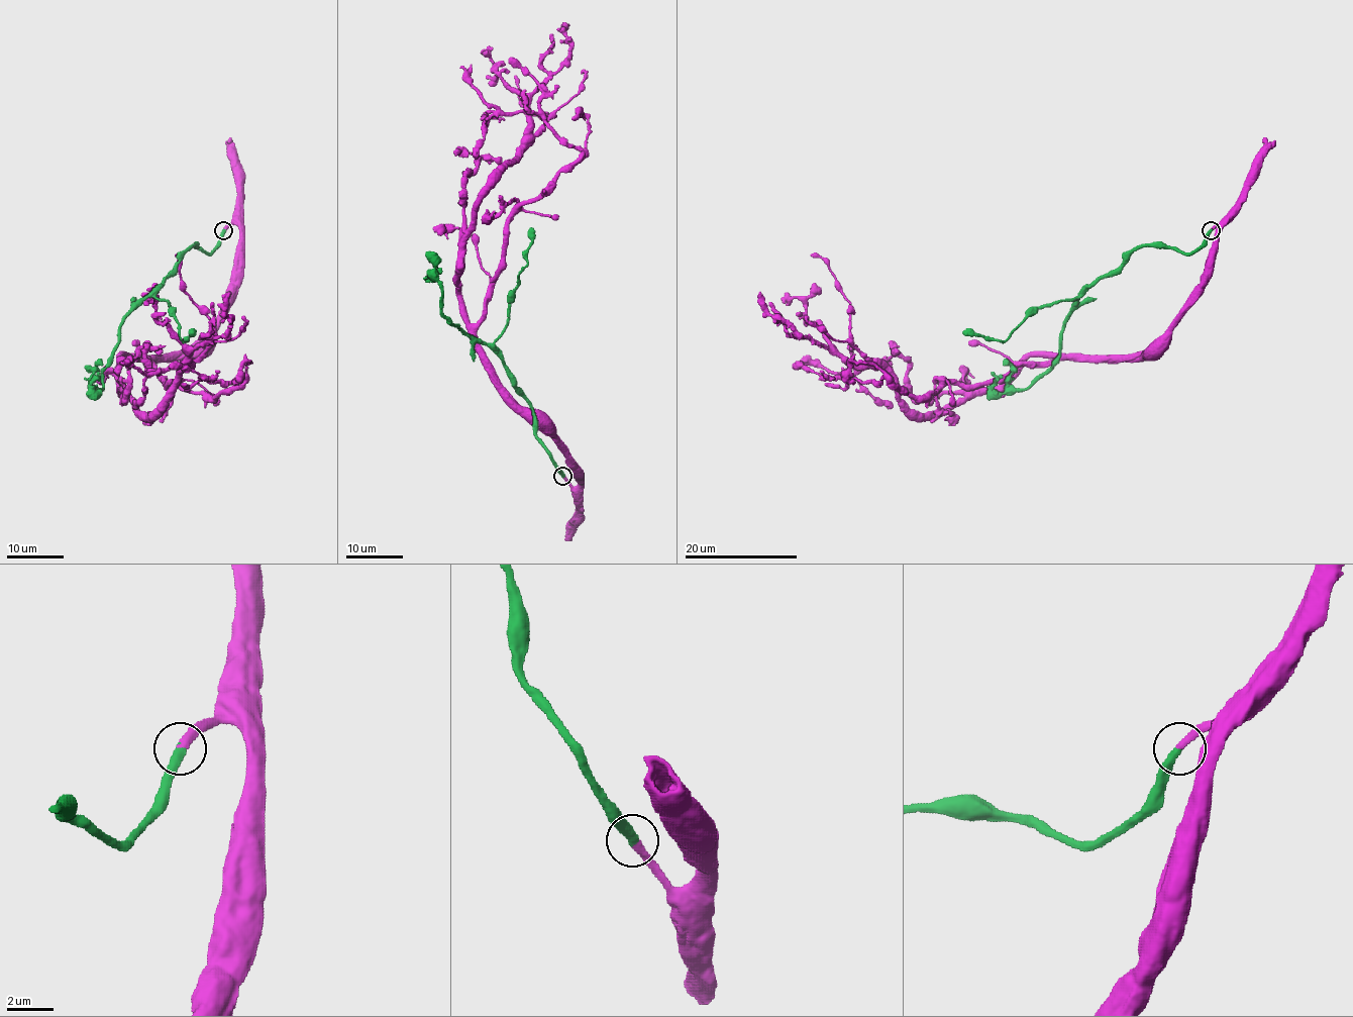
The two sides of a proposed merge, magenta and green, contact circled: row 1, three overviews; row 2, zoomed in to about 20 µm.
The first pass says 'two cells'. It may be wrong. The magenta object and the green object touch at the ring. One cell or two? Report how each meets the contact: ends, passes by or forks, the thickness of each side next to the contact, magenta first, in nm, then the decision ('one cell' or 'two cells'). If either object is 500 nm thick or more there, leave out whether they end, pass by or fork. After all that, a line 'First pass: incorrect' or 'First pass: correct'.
magenta ends there; green ends there; 320 nm thick on the magenta side, 400 nm on the other; one cell
First pass: incorrect

